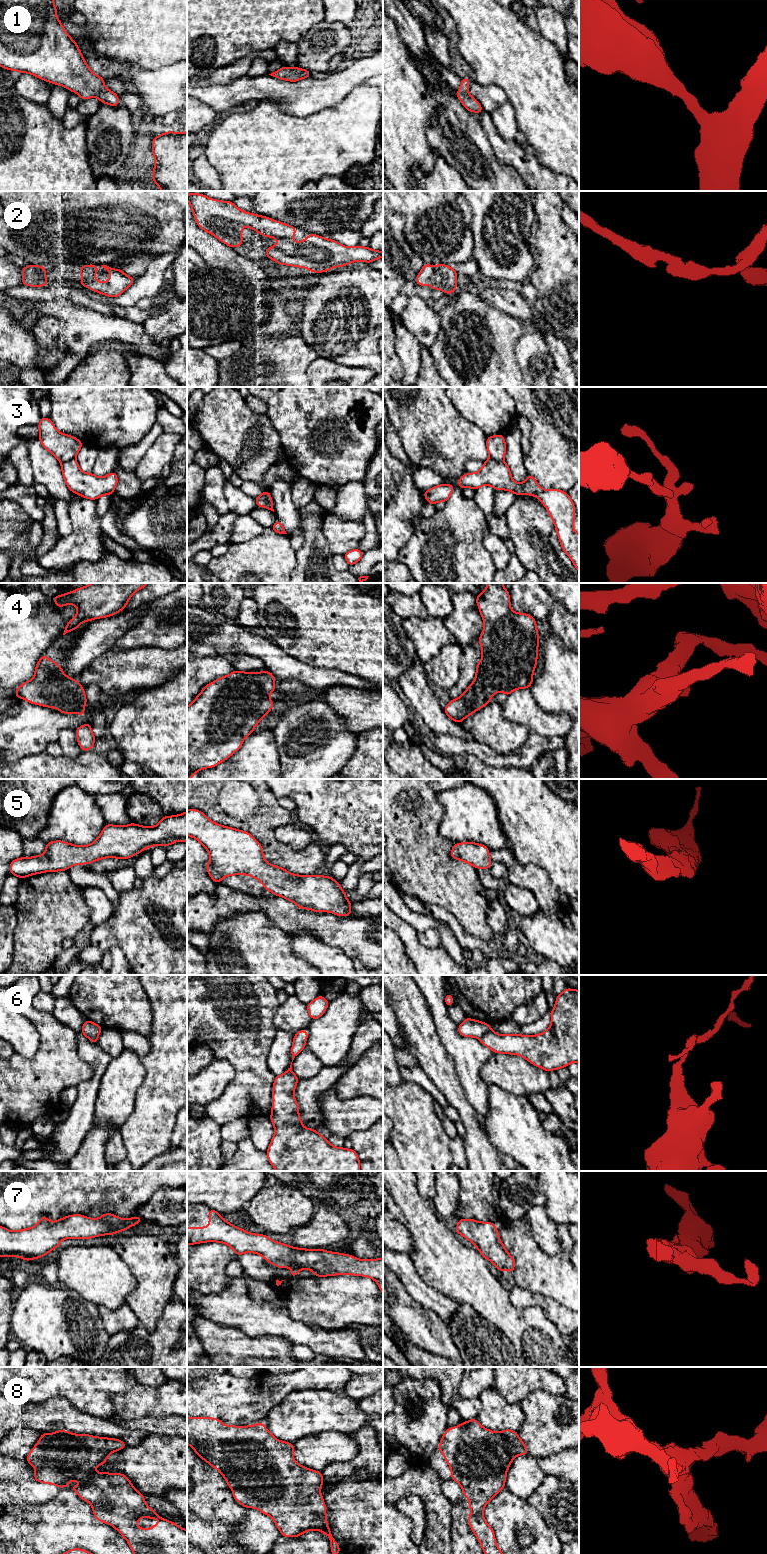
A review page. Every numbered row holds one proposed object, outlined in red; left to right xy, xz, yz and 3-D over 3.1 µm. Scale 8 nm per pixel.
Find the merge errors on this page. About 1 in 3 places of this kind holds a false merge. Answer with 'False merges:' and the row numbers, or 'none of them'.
False merges: 3, 6

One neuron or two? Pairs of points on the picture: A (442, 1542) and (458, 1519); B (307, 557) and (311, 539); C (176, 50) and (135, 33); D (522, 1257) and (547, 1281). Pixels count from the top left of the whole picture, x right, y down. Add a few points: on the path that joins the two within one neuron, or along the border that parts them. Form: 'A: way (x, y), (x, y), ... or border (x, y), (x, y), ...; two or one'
A: border (452, 1507), (449, 1543); two
B: way (311, 553), (311, 543); one
C: way (166, 40), (159, 33), (145, 33); one
D: way (528, 1263), (541, 1275); one

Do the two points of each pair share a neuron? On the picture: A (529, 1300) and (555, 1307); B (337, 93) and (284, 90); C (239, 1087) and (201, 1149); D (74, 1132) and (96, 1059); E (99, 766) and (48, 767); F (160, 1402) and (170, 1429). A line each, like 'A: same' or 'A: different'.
A: same
B: same
C: different
D: same
E: same
F: different

